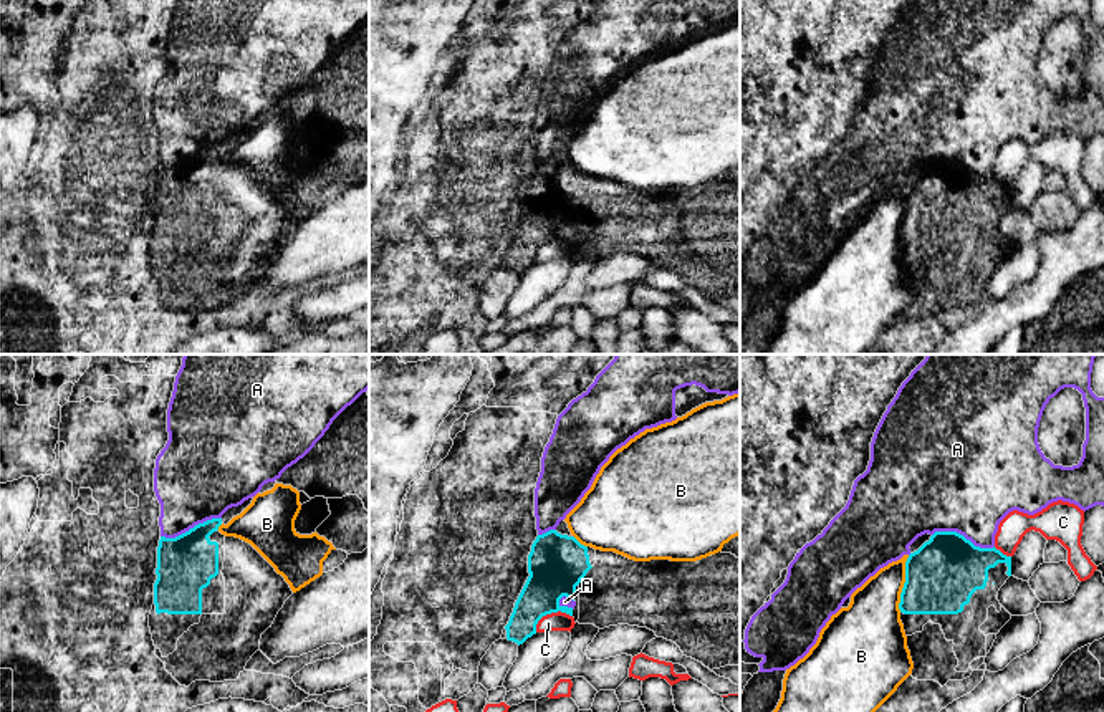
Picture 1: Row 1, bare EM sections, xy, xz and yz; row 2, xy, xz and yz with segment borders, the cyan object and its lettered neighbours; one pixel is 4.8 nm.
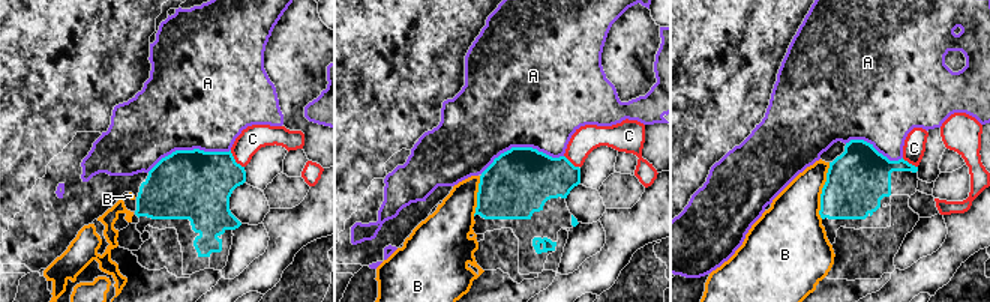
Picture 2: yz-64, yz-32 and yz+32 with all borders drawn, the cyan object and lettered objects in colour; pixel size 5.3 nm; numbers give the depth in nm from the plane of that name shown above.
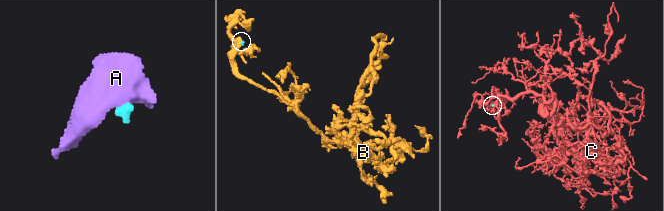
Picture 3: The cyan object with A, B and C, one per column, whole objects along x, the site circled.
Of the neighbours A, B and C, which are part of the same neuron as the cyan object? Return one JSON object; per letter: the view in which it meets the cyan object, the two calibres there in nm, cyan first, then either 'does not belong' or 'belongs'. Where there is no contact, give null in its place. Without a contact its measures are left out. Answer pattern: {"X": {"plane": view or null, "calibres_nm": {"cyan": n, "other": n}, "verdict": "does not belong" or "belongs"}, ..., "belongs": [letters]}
{"A": {"plane": "yz", "calibres_nm": {"cyan": 360, "other": 480}, "verdict": "does not belong"}, "B": {"plane": "yz", "calibres_nm": {"cyan": 360, "other": 280}, "verdict": "does not belong"}, "C": {"plane": "xz", "calibres_nm": {"cyan": 280, "other": 100}, "verdict": "does not belong"}, "belongs": []}

